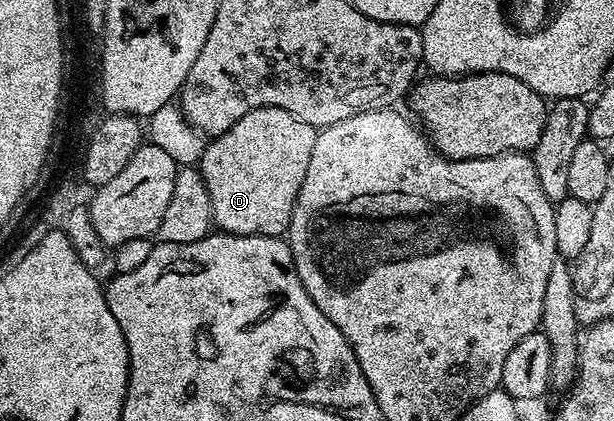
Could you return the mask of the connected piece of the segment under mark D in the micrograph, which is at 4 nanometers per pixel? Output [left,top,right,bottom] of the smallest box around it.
[197,108,317,236]

